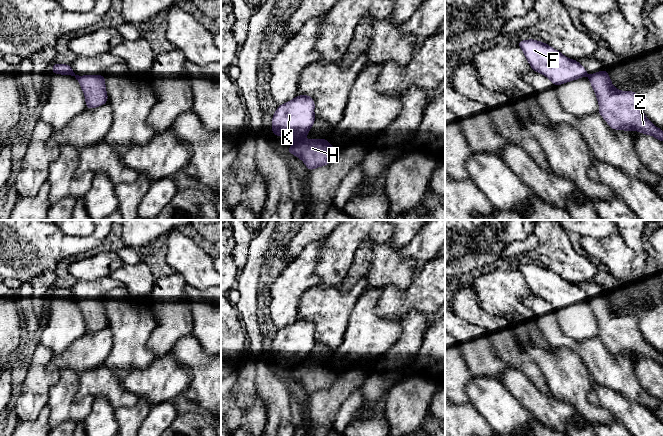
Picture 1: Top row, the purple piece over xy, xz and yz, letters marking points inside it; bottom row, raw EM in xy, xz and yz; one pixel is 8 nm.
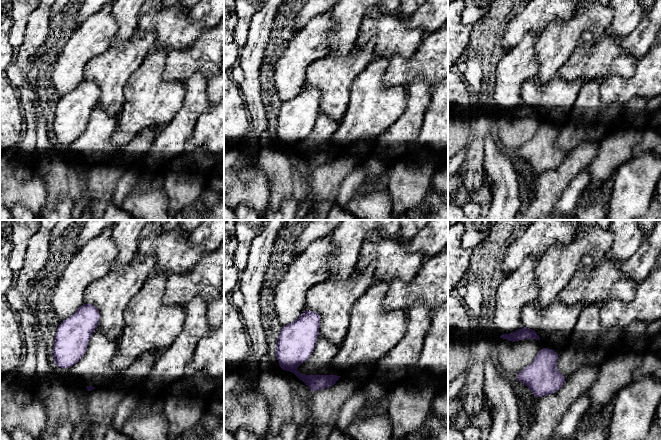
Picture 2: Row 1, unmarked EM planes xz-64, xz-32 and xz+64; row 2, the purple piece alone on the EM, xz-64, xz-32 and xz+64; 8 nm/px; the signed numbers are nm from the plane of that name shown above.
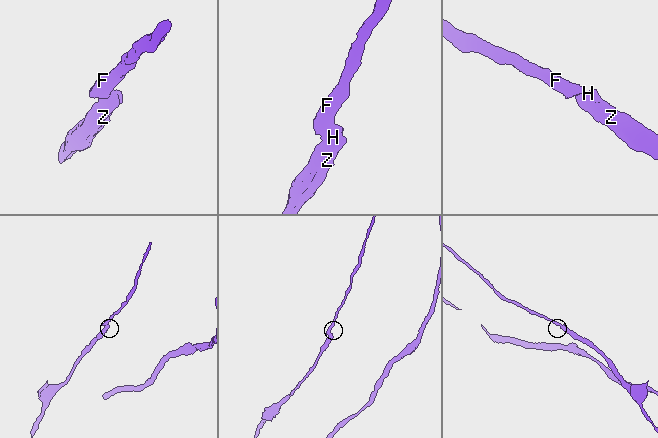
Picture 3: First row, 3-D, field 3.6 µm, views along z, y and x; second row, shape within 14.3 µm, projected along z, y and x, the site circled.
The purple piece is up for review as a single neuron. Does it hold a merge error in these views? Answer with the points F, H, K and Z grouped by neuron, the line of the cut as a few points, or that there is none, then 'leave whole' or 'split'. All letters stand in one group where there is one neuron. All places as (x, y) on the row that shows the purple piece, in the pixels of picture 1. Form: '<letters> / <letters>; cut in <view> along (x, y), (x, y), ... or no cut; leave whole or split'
F K / H Z; cut in xz along (301, 138), (297, 141); split

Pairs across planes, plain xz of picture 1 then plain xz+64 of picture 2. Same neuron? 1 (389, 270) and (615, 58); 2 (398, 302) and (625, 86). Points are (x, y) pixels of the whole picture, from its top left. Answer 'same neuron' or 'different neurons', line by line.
1: same neuron
2: same neuron

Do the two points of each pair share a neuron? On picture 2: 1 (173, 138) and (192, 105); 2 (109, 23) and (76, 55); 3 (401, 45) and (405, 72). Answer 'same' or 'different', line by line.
1: same
2: same
3: different

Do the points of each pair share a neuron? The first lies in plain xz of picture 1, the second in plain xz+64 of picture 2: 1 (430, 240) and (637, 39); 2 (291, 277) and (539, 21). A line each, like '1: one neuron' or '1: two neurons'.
1: one neuron
2: two neurons

